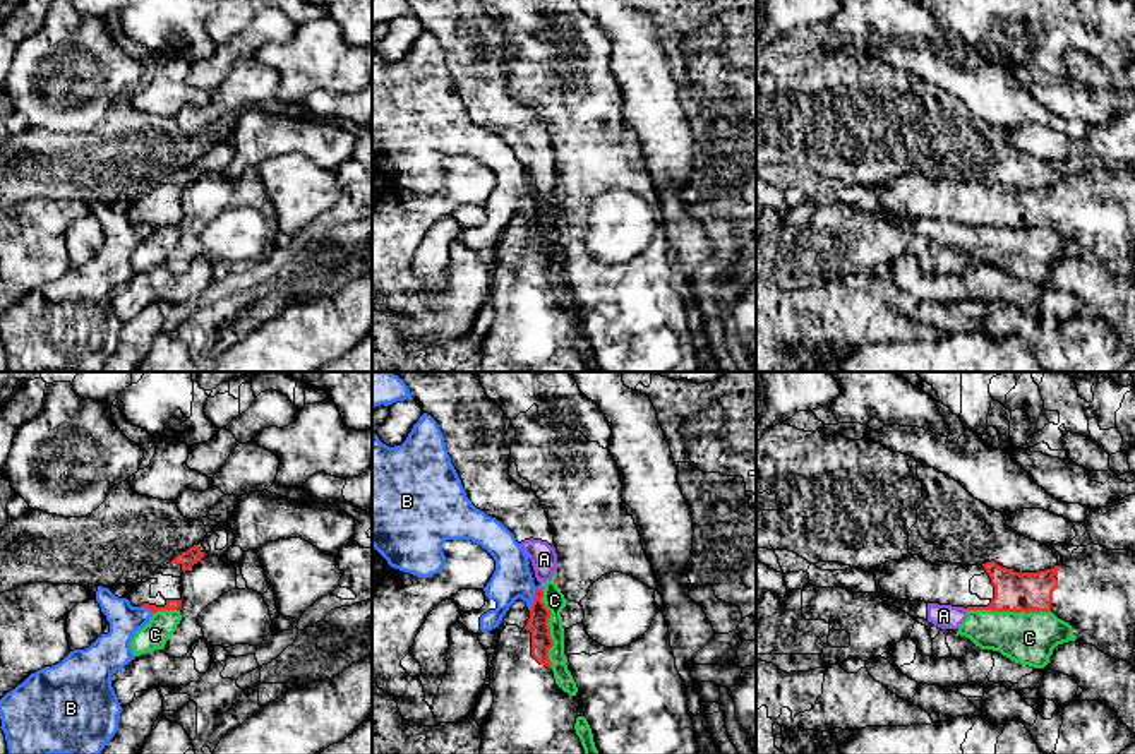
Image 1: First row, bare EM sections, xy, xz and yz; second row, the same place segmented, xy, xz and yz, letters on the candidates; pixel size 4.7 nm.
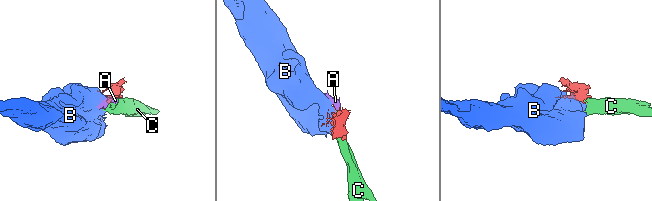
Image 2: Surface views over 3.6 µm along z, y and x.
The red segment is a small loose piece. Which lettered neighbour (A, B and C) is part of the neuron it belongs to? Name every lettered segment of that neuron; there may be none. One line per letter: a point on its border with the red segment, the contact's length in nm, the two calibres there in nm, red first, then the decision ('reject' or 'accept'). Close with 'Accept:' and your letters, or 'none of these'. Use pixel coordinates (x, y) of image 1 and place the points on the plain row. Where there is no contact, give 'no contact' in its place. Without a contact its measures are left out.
A: contact xz (540, 206); length 40 nm; calibres 100 and 130 nm; reject
B: contact xz (535, 215); length 110 nm; calibres 100 and 190 nm; reject
C: contact yz (1008, 227); length 400 nm; calibres 190 and 240 nm; reject
Accept: none of these

